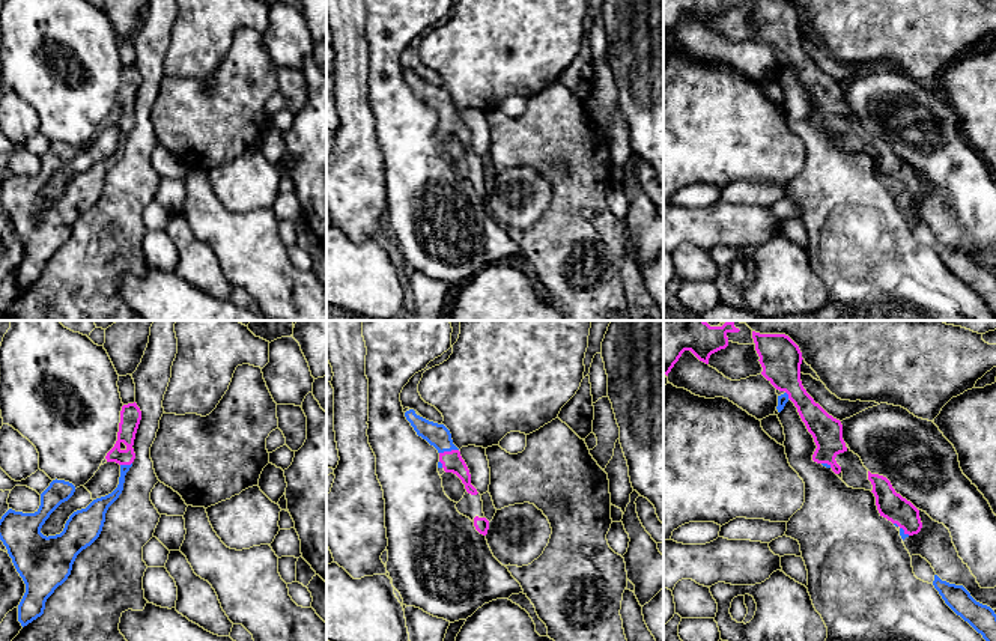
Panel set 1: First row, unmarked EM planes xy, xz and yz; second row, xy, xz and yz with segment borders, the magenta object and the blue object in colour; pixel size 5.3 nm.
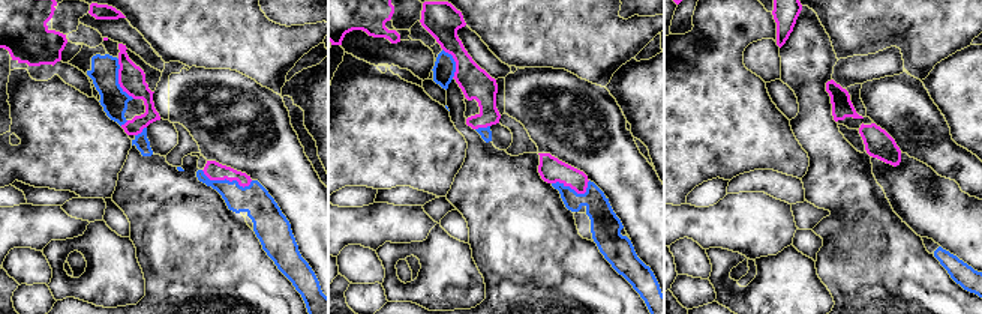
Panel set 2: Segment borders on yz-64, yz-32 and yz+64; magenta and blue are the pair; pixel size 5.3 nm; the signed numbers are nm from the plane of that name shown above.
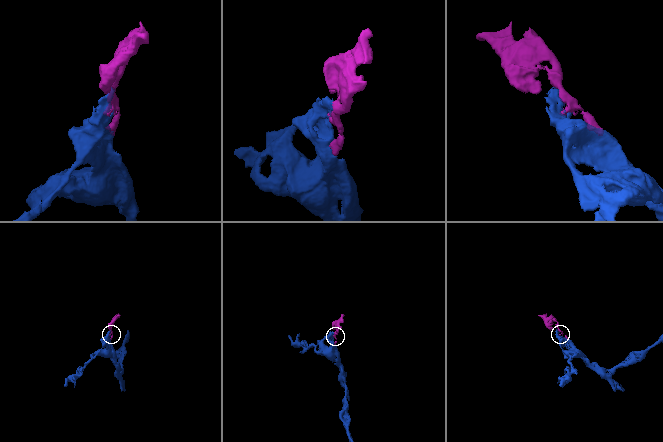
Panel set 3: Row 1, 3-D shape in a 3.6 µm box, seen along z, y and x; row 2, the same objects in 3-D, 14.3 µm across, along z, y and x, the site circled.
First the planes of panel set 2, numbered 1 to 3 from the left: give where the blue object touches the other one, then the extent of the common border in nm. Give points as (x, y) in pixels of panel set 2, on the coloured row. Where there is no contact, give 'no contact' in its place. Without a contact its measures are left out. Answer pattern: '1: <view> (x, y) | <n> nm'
1: yz-64 (227, 179) | 280 nm
2: yz-32 (573, 188) | 200 nm
3: no contact

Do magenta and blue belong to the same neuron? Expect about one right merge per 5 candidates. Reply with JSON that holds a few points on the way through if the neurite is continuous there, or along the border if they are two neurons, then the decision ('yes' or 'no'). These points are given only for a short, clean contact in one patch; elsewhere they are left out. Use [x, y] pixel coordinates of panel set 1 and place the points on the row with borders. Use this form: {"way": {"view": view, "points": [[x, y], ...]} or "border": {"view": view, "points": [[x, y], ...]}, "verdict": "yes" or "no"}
{"verdict": "yes"}

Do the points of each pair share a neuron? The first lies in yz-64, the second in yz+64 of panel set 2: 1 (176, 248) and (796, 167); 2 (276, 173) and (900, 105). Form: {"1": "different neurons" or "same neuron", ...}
{"1": "different neurons", "2": "same neuron"}

